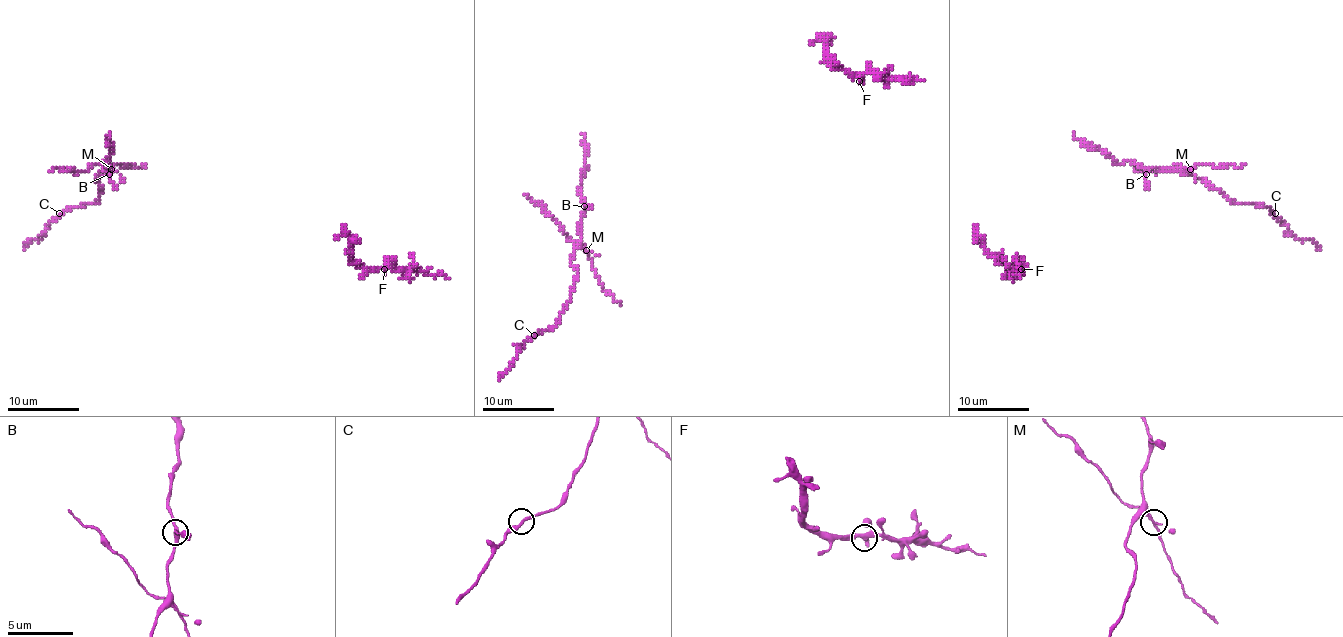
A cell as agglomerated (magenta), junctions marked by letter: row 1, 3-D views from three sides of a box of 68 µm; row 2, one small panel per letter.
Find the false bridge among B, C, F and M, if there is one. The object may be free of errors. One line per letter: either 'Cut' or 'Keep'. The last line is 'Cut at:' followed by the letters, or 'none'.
B: Keep
C: Keep
F: Keep
M: Cut
Cut at: M

